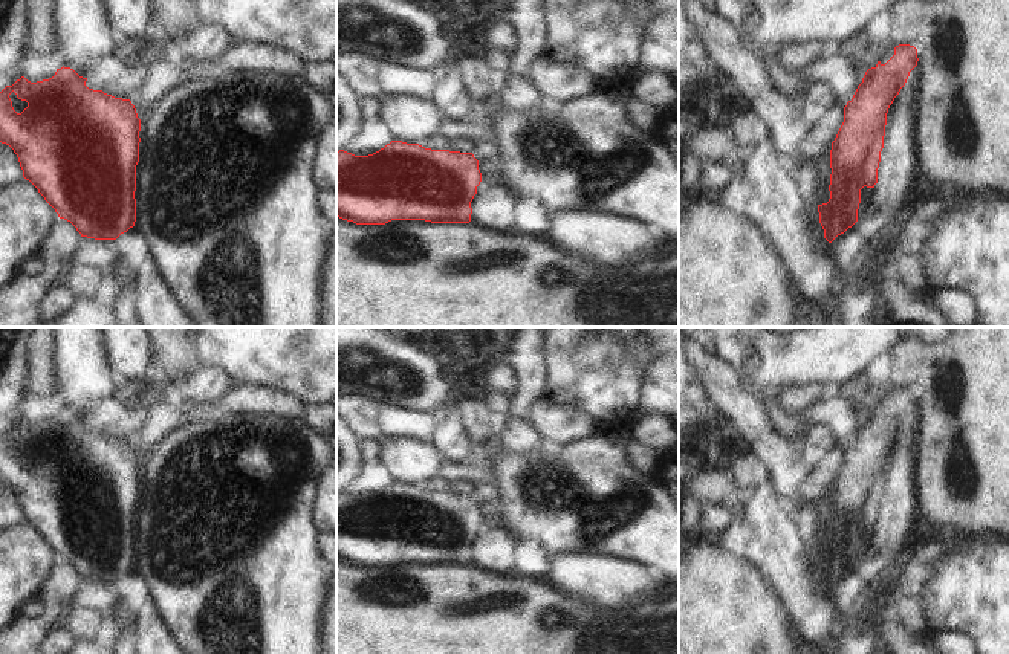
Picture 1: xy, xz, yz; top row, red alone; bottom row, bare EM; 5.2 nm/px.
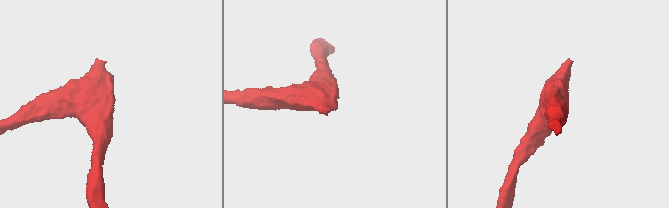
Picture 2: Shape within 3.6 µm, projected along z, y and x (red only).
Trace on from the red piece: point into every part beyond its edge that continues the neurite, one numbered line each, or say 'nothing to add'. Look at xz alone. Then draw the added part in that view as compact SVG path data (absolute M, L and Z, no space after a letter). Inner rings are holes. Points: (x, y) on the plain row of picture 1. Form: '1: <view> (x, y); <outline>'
nothing to add

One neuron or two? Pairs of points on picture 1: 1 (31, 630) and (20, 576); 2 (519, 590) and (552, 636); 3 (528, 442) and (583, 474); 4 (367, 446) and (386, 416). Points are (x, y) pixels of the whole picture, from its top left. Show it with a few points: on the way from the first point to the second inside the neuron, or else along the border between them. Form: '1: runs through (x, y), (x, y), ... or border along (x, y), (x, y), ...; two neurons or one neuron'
1: border along (54, 563), (37, 595); two neurons
2: runs through (519, 601), (541, 625); one neuron
3: border along (541, 440), (535, 450), (525, 456), (503, 454); two neurons
4: border along (361, 439), (375, 439), (379, 443); two neurons

